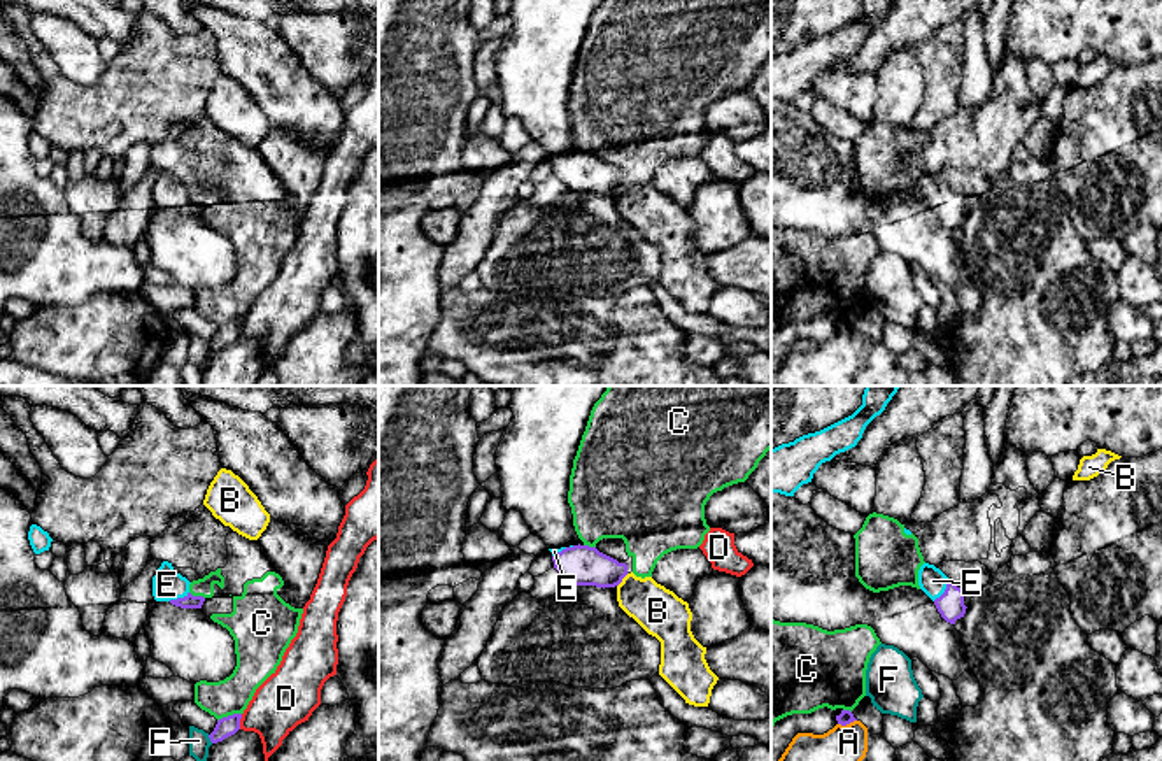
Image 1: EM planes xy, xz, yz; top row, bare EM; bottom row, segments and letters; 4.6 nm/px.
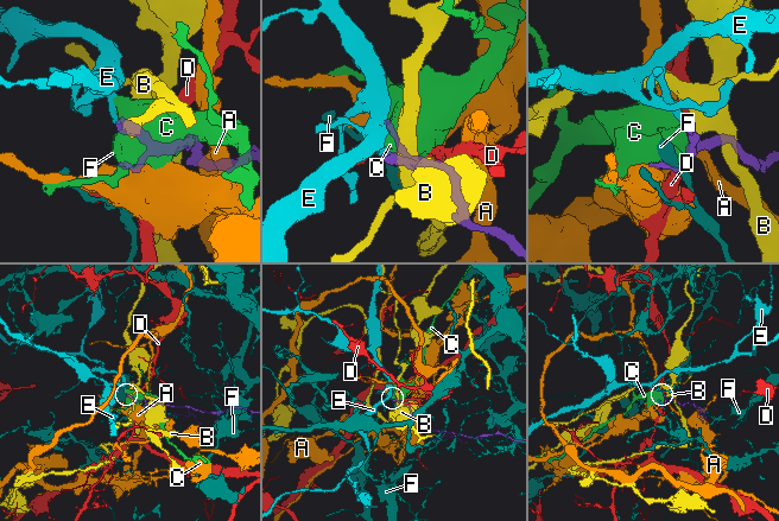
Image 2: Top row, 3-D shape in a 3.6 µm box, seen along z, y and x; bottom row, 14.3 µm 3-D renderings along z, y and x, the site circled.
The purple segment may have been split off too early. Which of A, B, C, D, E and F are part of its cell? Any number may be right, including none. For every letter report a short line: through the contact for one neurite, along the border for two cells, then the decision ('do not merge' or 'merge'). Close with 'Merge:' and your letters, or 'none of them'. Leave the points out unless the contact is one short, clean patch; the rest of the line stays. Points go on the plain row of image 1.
A: line yz (856, 327), (838, 332); do not merge
B: line xz (628, 181), (617, 193); do not merge
C: do not merge
D: do not merge
E: line yz (950, 211), (945, 199), (933, 188); merge
F: do not merge
Merge: E

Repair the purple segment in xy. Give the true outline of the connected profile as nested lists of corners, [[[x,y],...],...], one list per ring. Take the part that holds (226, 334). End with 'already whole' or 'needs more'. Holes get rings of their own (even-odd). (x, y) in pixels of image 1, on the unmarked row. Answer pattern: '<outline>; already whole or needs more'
[[[233,321],[217,328],[214,338],[209,342],[212,351],[223,349],[240,337],[242,321]]]; already whole

